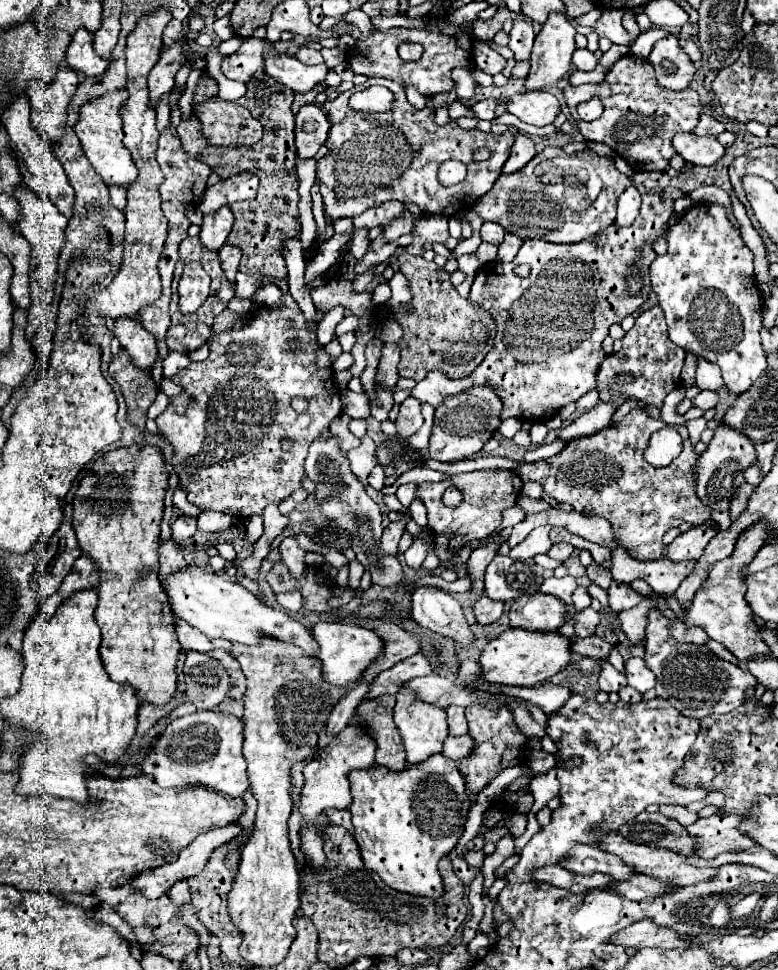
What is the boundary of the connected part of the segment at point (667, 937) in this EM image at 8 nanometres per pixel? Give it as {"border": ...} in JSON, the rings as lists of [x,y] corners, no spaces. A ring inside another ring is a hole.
{"border":[[[640,920],[620,934],[612,936],[612,942],[624,948],[646,948],[646,946],[660,946],[660,948],[688,948],[690,942],[670,928],[654,926],[650,920]]]}

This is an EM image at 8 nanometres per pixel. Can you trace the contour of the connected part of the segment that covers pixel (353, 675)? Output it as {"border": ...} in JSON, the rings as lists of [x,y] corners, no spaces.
{"border":[[[318,622],[312,628],[312,638],[316,638],[320,650],[318,660],[322,666],[322,678],[328,684],[338,688],[352,686],[360,678],[360,674],[384,652],[384,642],[374,630],[356,626],[356,624],[342,624],[342,622]]]}

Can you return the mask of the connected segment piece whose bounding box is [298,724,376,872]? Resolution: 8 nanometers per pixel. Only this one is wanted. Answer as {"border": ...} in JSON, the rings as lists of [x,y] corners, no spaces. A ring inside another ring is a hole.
{"border":[[[346,726],[328,746],[324,746],[318,754],[318,758],[310,760],[304,766],[304,788],[302,788],[302,798],[300,798],[300,814],[306,822],[306,826],[300,830],[300,850],[308,858],[310,868],[314,872],[320,870],[320,866],[326,862],[326,854],[322,850],[322,838],[318,834],[316,822],[322,816],[326,808],[338,808],[344,810],[350,806],[352,796],[350,796],[350,782],[348,782],[348,772],[350,770],[362,770],[374,764],[374,752],[376,752],[376,742],[364,734],[364,730],[356,730],[356,726]]]}

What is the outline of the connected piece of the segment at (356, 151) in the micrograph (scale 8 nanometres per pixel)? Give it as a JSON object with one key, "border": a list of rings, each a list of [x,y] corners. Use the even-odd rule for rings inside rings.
{"border":[[[388,82],[388,90],[394,94],[394,104],[392,104],[392,110],[386,112],[386,114],[360,114],[356,110],[350,108],[348,104],[348,98],[350,98],[350,92],[342,92],[338,94],[338,98],[334,100],[326,100],[322,104],[322,110],[326,112],[328,120],[330,120],[330,130],[332,130],[332,136],[328,134],[328,140],[326,140],[326,156],[318,160],[318,186],[320,186],[320,192],[324,196],[324,212],[326,216],[330,216],[332,220],[336,218],[354,218],[358,214],[362,214],[364,210],[368,208],[374,208],[374,206],[380,206],[382,202],[386,200],[402,200],[402,202],[414,202],[420,206],[420,210],[424,214],[446,214],[446,216],[452,216],[456,212],[462,212],[462,210],[468,210],[476,204],[478,198],[482,198],[492,186],[494,182],[498,180],[498,176],[502,174],[502,166],[504,162],[508,160],[510,156],[510,148],[514,144],[514,134],[512,132],[504,132],[504,134],[484,134],[480,132],[478,128],[474,130],[462,130],[456,120],[450,120],[444,128],[436,126],[434,124],[434,112],[424,108],[424,110],[414,110],[408,100],[406,100],[406,94],[402,90],[402,86],[398,86],[396,82]],[[480,146],[486,146],[492,150],[492,158],[486,160],[486,162],[474,162],[472,160],[472,152]],[[448,158],[454,158],[454,160],[460,160],[468,166],[468,176],[464,182],[456,184],[456,186],[442,186],[438,182],[438,166],[448,160]]]}

